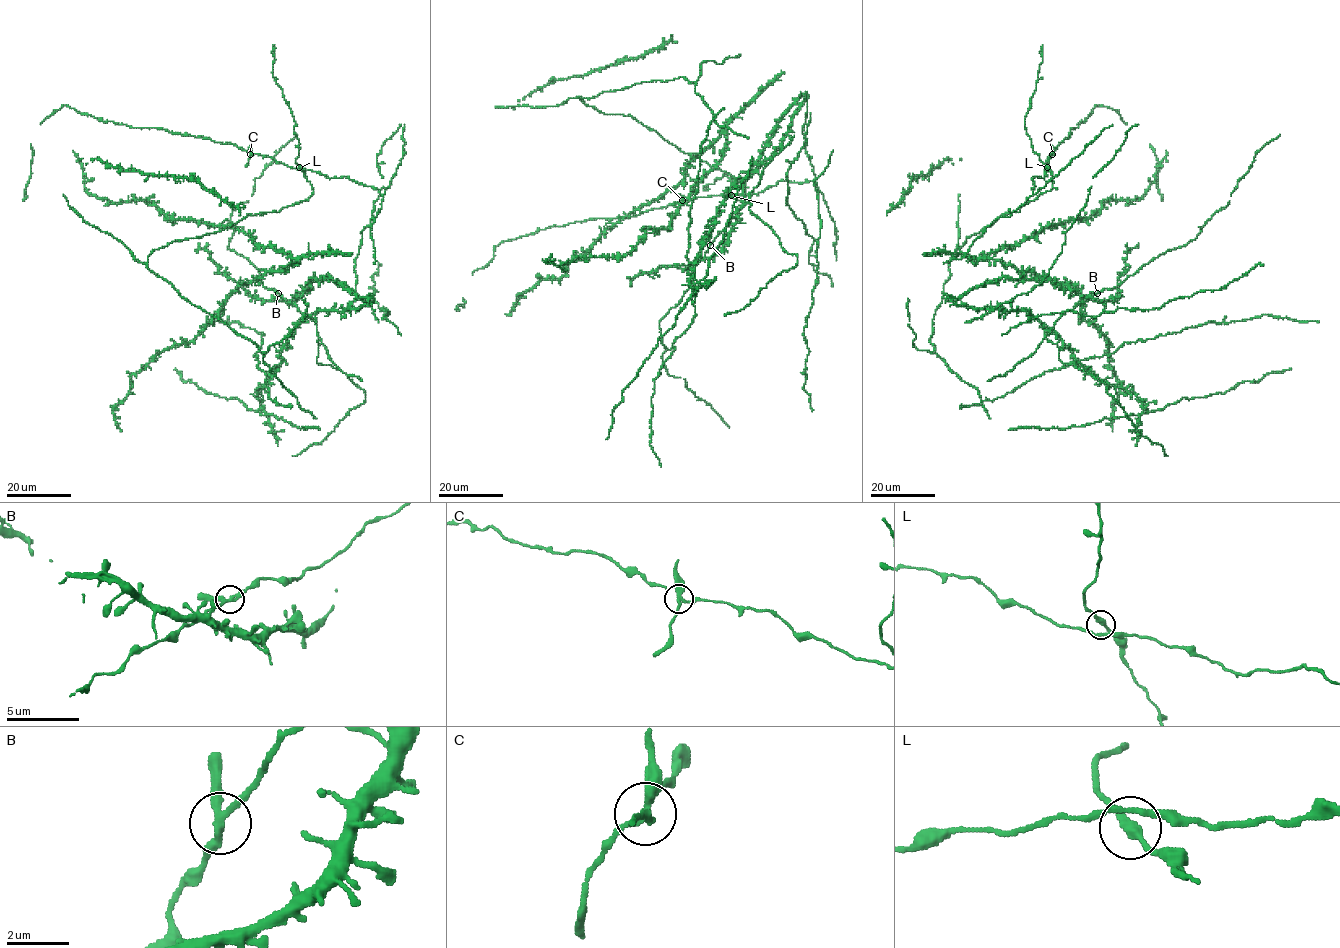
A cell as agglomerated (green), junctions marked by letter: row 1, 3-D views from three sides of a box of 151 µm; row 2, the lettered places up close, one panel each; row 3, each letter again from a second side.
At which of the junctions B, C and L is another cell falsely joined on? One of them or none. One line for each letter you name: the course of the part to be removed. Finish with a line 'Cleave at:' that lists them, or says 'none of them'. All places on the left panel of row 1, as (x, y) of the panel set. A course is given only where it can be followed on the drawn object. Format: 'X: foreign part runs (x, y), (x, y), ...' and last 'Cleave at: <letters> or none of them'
C: foreign part runs (250, 154), (245, 167)
Cleave at: C

